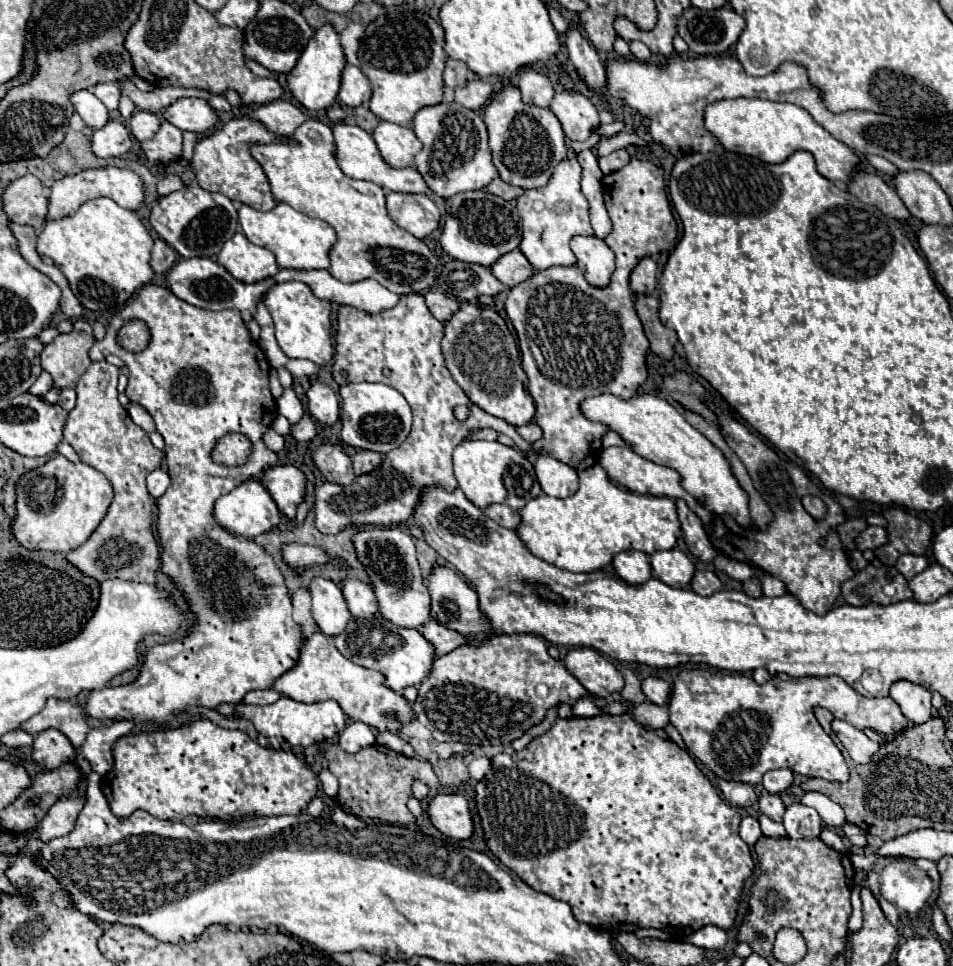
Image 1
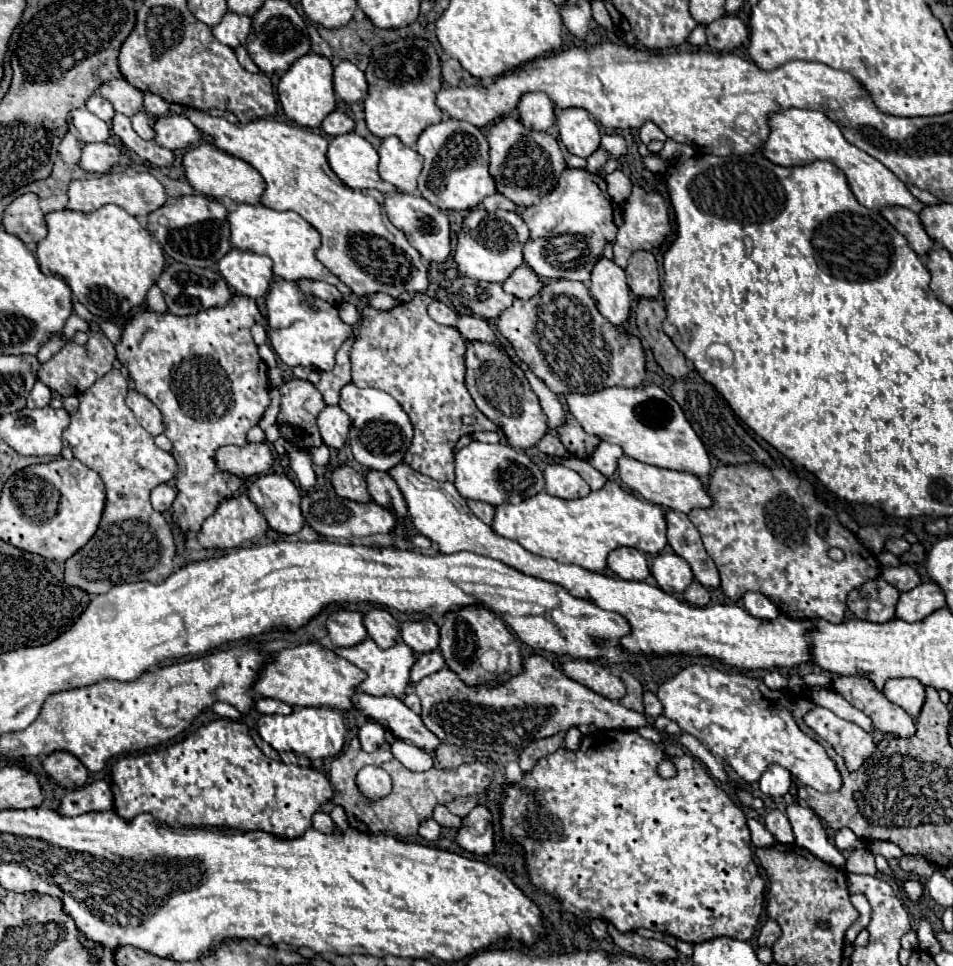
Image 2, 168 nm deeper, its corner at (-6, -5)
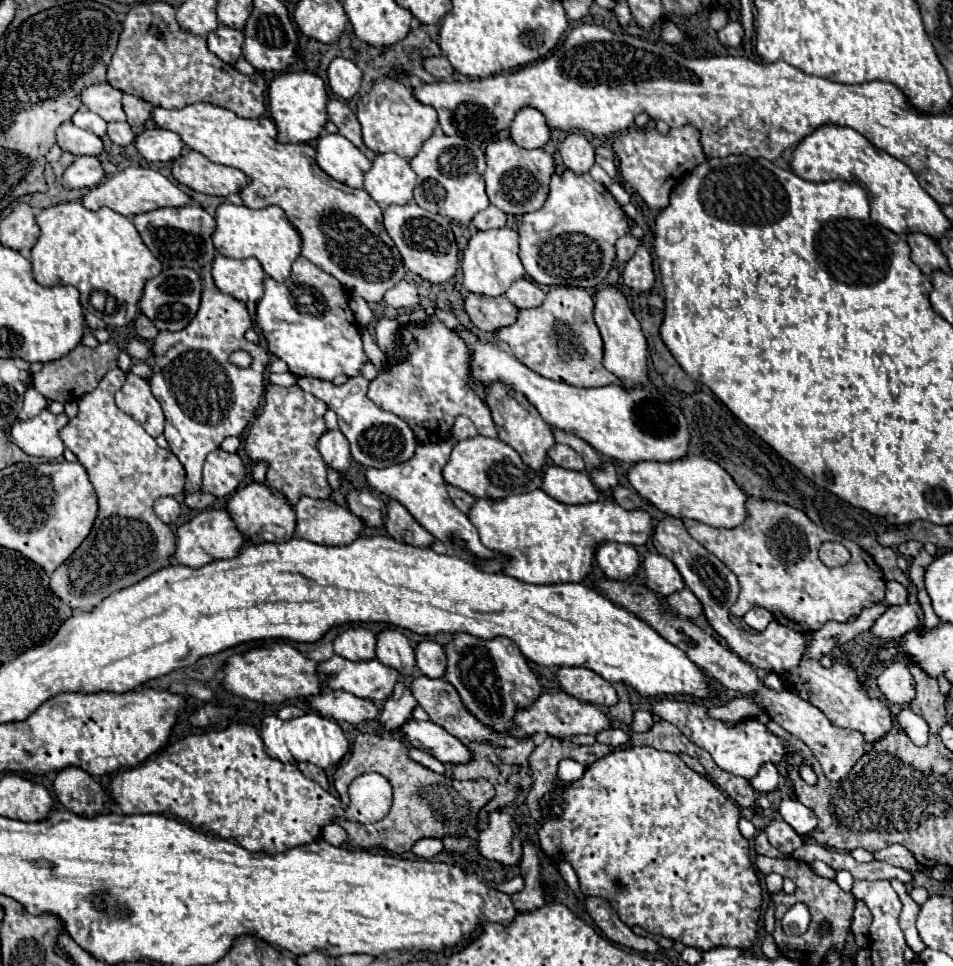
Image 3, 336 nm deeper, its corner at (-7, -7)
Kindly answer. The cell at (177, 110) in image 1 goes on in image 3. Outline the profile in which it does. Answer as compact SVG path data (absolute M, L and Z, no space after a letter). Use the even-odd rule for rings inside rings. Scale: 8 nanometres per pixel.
M145 128L137 136L135 146L149 162L169 162L179 156L185 144L179 140L179 136L175 136L175 132L167 132L163 128Z

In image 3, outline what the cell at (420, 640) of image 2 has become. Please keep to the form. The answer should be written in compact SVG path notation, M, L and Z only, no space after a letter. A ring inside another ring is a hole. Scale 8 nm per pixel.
M421 640L415 646L415 660L417 660L419 672L425 674L425 676L429 676L429 678L443 676L445 666L447 666L443 646L439 646L433 640Z

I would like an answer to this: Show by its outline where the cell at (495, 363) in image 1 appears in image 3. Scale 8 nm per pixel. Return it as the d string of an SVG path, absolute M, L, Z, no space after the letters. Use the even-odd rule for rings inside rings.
M491 384L491 388L487 388L485 392L485 404L491 410L499 438L513 450L517 450L527 466L541 470L547 458L547 450L555 444L555 440L551 426L539 416L539 412L535 412L535 406L525 396L519 396L519 392L511 392L507 384Z

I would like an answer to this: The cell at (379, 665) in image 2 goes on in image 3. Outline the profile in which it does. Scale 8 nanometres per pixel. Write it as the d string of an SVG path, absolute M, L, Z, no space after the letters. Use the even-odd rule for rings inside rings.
M335 654L327 662L319 664L319 672L331 676L327 680L329 688L345 690L373 702L385 702L399 680L399 672L387 668L379 658L353 662Z

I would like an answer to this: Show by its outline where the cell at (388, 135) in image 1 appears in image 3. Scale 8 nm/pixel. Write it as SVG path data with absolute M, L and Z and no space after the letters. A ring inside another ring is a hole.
M395 152L377 154L373 160L373 168L365 174L365 190L377 204L407 204L413 200L415 188L415 172L409 166L409 160L395 156Z

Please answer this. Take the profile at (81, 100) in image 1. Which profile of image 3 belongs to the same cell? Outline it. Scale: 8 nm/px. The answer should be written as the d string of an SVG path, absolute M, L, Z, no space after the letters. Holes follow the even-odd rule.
M71 120L63 122L57 128L57 144L65 152L71 152L75 156L81 156L81 154L99 156L103 152L103 140L99 136L95 136L93 132L87 132L83 128L75 126Z

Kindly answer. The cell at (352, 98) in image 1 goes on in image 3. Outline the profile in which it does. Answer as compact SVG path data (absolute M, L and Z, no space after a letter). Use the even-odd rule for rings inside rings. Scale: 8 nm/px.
M335 58L335 60L329 64L327 78L329 78L331 90L333 90L337 96L345 98L345 100L351 100L351 98L357 96L359 90L361 90L361 70L359 70L351 60Z

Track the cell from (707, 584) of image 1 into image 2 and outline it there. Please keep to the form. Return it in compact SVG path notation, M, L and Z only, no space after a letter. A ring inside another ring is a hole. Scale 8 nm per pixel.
M692 582L684 590L682 596L684 596L684 602L688 602L690 606L696 606L696 608L704 608L710 602L710 592L700 582Z

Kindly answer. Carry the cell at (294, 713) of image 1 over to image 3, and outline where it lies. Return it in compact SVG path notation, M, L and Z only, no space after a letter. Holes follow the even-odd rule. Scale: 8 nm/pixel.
M307 712L291 720L265 716L261 722L261 740L271 758L277 758L281 762L311 762L323 770L335 766L349 750L349 740L345 738L341 726L335 720L321 716L319 712Z

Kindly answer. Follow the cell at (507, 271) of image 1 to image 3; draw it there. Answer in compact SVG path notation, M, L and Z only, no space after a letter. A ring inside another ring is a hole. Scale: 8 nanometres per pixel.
M519 278L505 294L517 308L535 308L545 300L545 292L533 280Z

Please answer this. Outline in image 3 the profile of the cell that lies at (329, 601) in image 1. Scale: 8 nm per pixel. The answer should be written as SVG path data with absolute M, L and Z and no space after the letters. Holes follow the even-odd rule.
M349 626L335 640L335 654L347 660L371 660L375 658L375 634L363 626Z

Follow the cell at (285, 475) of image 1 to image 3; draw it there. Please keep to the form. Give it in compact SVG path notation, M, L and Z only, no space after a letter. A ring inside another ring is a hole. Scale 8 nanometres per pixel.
M249 482L247 486L239 488L227 502L227 510L233 514L237 528L247 536L249 542L287 542L295 534L295 510L287 502L281 492L275 488L267 488L263 482Z

